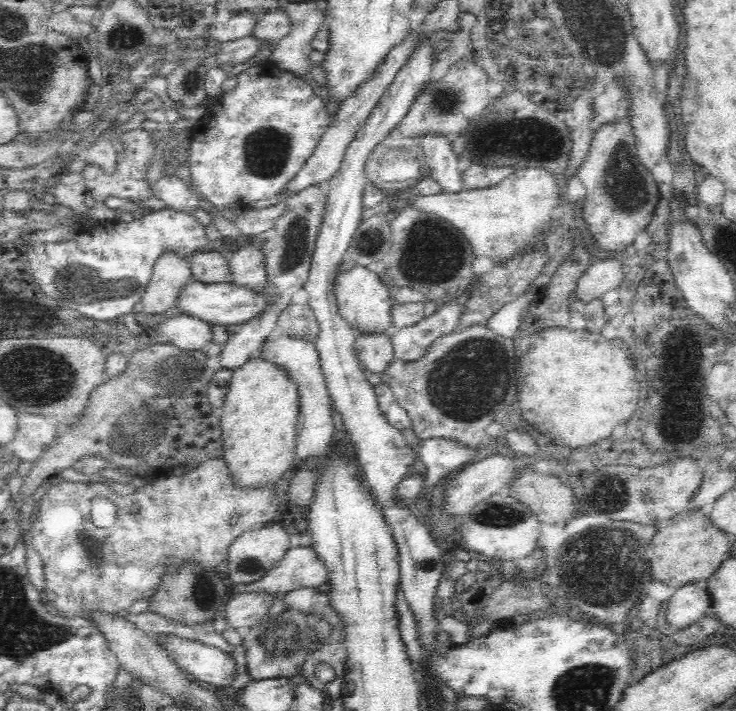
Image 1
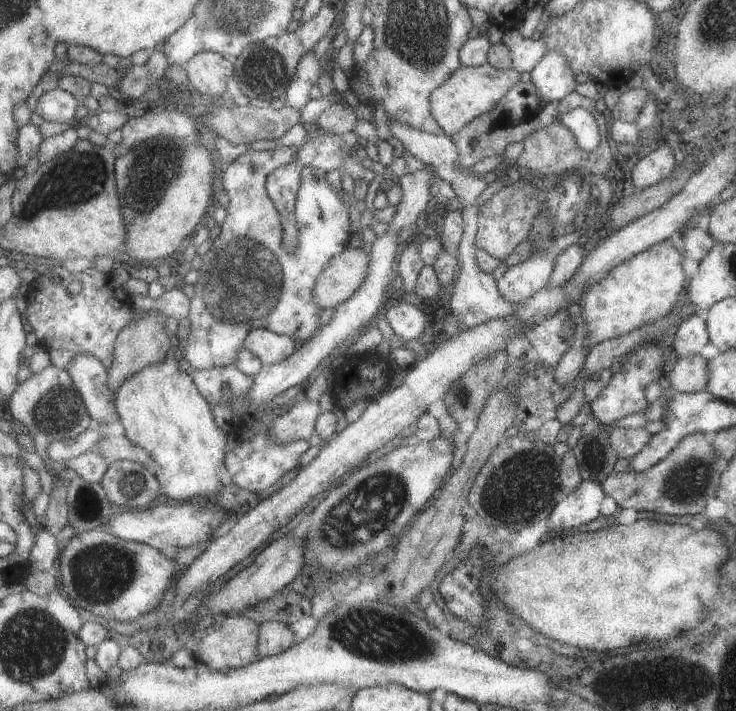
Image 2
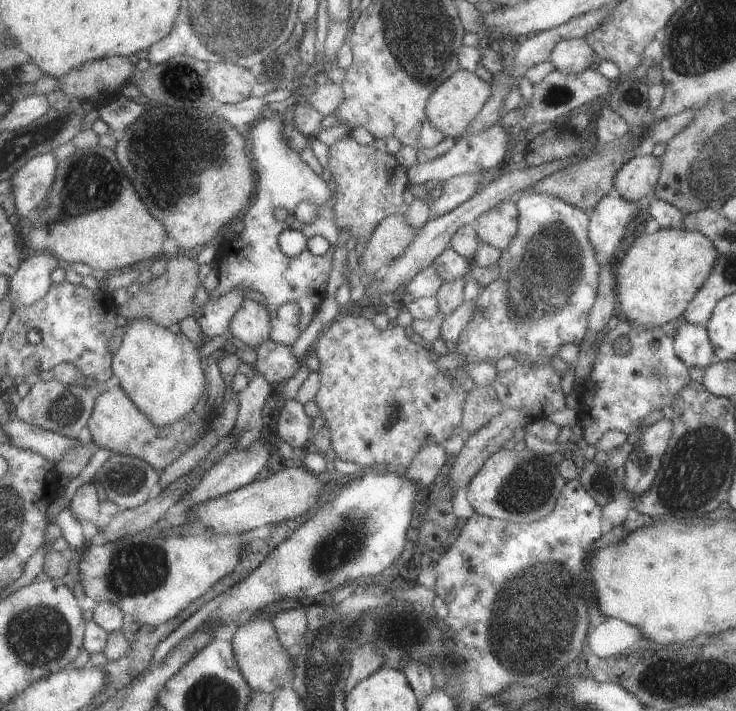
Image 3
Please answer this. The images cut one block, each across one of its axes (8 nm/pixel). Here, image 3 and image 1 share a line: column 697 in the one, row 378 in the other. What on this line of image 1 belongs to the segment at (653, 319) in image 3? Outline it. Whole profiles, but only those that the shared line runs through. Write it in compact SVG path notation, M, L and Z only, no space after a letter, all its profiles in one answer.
M254 354L248 358L246 364L234 370L230 392L226 396L226 402L222 406L222 440L226 440L226 454L224 460L230 466L234 480L242 486L274 486L280 478L290 476L292 466L296 464L296 430L298 430L298 418L302 412L302 398L298 380L282 368L282 364L274 364L274 360L266 360L264 354Z

